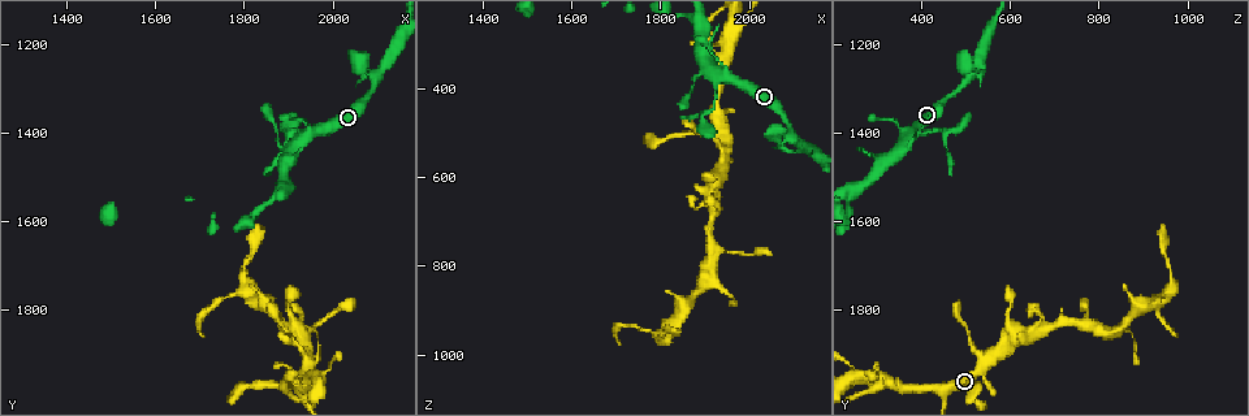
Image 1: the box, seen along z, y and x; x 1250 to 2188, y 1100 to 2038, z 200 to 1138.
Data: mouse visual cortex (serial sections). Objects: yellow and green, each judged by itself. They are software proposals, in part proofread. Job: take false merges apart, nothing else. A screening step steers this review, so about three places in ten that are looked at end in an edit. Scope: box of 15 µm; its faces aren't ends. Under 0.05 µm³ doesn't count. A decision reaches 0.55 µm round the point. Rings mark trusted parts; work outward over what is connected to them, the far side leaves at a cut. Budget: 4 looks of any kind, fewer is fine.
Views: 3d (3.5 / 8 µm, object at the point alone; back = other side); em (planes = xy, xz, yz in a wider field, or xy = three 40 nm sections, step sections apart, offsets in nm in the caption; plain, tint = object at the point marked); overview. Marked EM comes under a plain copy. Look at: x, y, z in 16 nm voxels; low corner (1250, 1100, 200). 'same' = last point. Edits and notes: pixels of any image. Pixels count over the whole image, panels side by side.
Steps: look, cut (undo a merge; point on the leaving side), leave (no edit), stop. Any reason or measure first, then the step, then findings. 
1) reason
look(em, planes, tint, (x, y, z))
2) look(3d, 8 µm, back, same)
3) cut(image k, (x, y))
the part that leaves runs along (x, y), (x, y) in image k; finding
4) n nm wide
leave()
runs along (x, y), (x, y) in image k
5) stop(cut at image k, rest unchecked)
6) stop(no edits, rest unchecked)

four-way junction
look(em, xy, step 2, tint, (1930, 1860, 595))

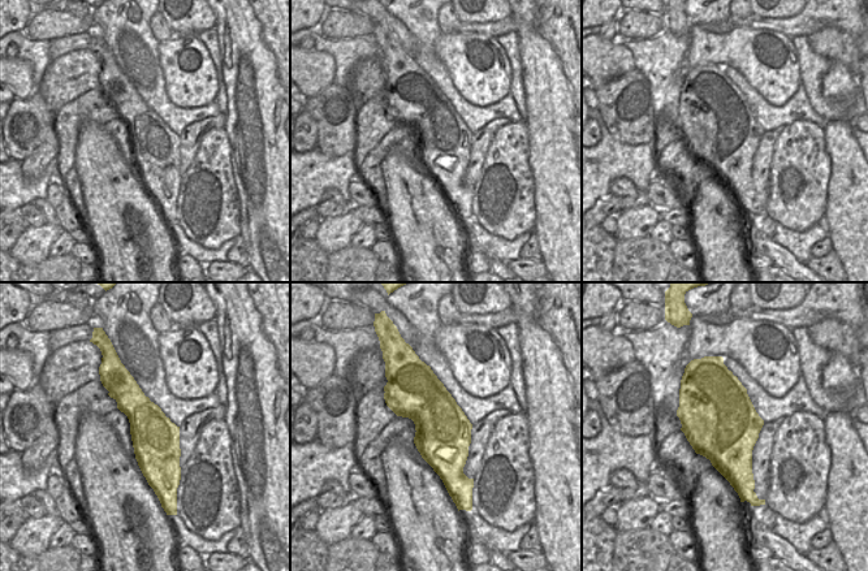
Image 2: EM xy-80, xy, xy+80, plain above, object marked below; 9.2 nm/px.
look(3d, 3.5 µm, same)

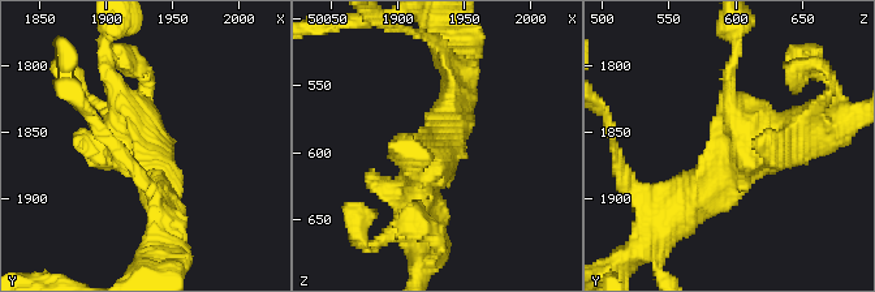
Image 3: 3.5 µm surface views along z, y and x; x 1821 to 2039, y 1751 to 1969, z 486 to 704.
leave()
runs along (677, 214), (733, 150), (814, 138) in image 3; continuous, no second cell

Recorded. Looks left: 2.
three arms meet
look(3d, 3.5 µm, (1805, 1755, 960))

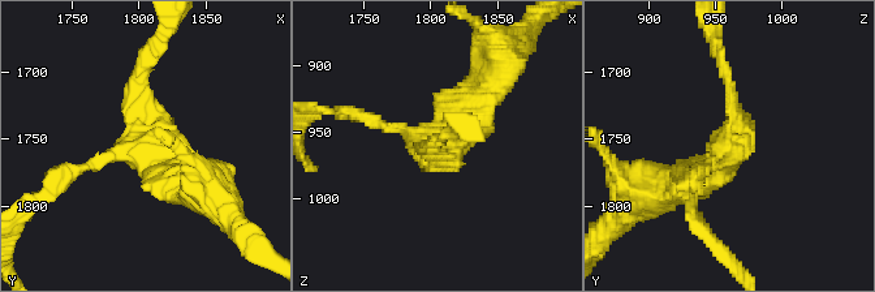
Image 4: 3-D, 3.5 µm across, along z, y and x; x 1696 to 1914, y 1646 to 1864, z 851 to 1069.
look(em, planes, tint, (1806, 1756, 954))

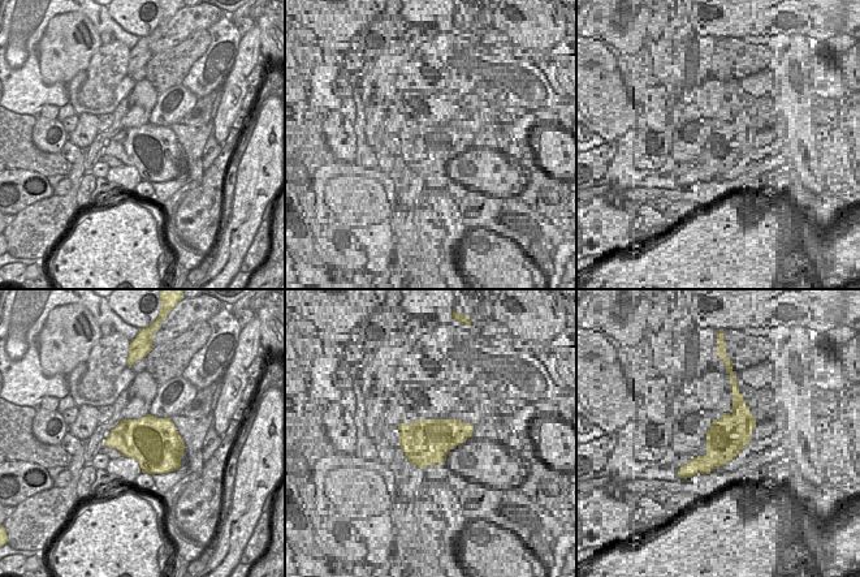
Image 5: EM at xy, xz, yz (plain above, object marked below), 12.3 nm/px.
leave()
runs along (195, 187), (143, 150), (139, 67) in image 4; all the same cell

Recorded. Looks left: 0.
stop(no edits, rest unchecked)

